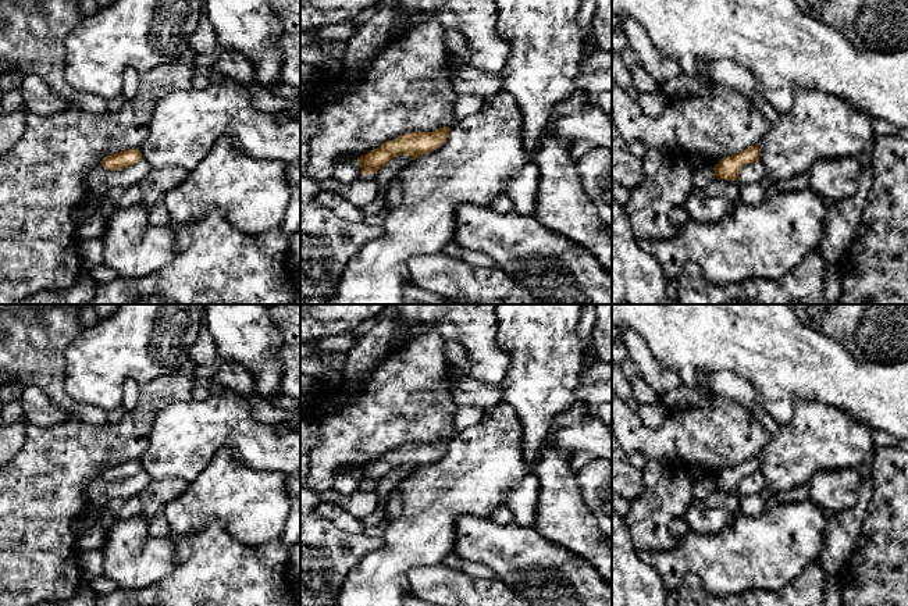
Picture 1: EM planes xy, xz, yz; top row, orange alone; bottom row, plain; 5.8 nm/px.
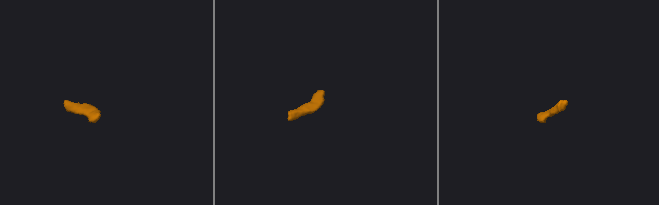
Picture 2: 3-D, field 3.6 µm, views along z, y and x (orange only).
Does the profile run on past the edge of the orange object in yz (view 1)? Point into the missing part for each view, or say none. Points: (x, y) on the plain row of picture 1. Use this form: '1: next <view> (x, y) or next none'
1: next yz (752, 484)

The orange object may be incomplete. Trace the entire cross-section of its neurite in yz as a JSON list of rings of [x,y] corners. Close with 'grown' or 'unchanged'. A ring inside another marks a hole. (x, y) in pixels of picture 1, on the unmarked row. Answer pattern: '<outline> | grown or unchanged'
[[[751,457],[741,464],[722,470],[715,478],[715,488],[724,492],[741,492],[743,496],[761,493],[763,477],[759,471],[759,457]]] | grown

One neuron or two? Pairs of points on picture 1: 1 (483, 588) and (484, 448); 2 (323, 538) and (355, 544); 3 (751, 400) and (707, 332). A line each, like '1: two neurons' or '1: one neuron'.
1: two neurons
2: one neuron
3: two neurons

